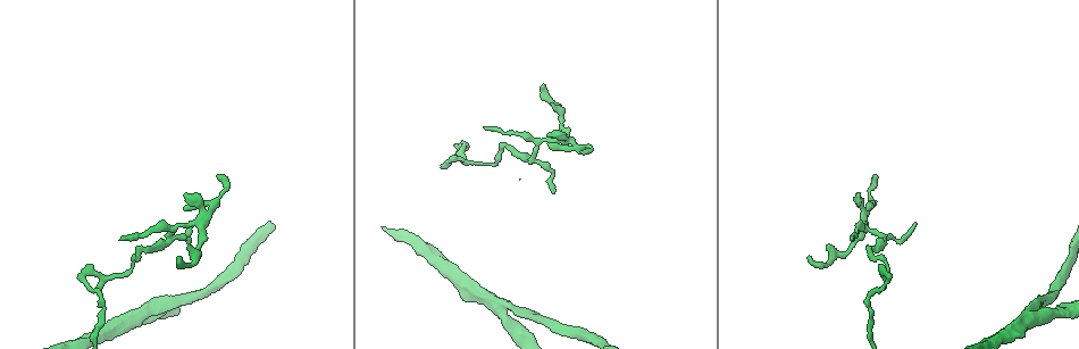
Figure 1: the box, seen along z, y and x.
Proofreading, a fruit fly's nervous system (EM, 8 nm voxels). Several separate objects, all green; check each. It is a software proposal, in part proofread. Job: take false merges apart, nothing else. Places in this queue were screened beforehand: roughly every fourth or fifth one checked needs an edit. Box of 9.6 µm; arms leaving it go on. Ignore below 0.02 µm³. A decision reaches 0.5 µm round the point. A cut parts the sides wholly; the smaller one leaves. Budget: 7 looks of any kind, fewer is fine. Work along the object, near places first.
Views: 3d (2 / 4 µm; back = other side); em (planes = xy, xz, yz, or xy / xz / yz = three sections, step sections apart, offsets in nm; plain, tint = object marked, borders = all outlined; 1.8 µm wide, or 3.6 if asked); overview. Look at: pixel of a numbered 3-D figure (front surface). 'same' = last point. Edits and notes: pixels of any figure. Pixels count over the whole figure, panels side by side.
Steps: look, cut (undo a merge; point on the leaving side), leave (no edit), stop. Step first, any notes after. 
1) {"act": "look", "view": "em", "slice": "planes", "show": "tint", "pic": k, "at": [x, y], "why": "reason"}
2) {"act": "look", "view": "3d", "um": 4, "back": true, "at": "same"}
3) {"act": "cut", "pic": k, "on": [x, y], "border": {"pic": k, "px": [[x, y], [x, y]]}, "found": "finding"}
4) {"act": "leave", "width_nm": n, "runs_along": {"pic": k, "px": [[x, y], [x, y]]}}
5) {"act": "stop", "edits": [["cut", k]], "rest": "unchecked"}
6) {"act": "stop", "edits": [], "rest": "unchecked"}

{"act": "look", "view": "3d", "um": 4, "pic": 1, "at": [1027, 319], "why": "side arm on a straight run"}

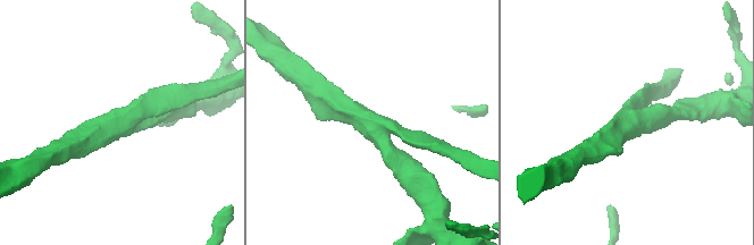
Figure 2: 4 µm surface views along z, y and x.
{"act": "look", "view": "em", "slice": "planes", "show": "tint", "pic": 2, "at": [374, 130], "arms": 3, "arm_widths_nm": [240, 300, 380], "why": "need the tissue"}

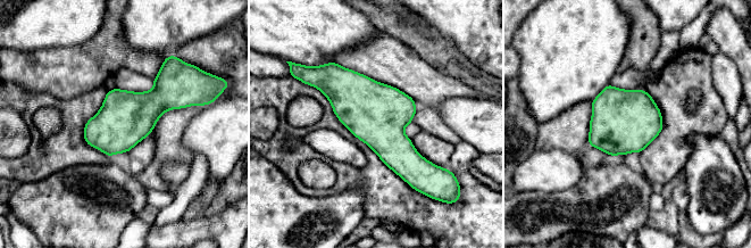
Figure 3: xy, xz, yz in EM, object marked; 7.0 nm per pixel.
{"act": "leave", "found": "continuous, no second neuron"}

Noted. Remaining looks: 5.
{"act": "look", "view": "em", "slice": "xz", "step": 16, "show": "tint", "pic": 1, "at": [883, 279], "why": "sharp bend"}

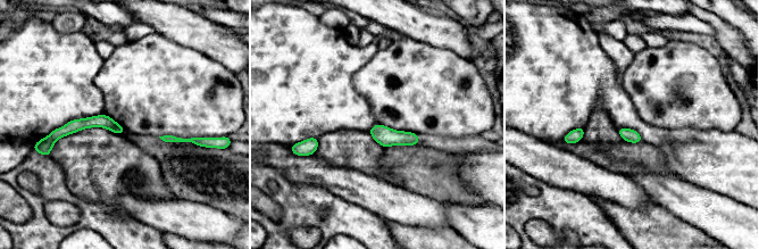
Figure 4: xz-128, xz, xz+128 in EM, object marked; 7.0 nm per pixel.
{"act": "leave", "runs_along": {"pic": 4, "px": [[121, 130], [88, 122], [58, 134]]}, "found": "continuous, no second neuron"}

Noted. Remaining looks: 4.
{"act": "look", "view": "3d", "um": 4, "pic": 1, "at": [880, 237], "why": "sharp bend"}

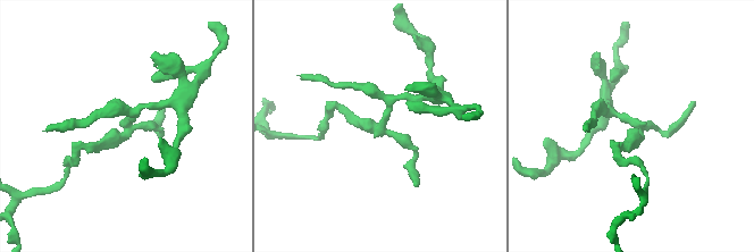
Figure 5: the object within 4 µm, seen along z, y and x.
{"act": "look", "view": "em", "um": 3.6, "slice": "planes", "show": "tint", "pic": 5, "at": [638, 128]}

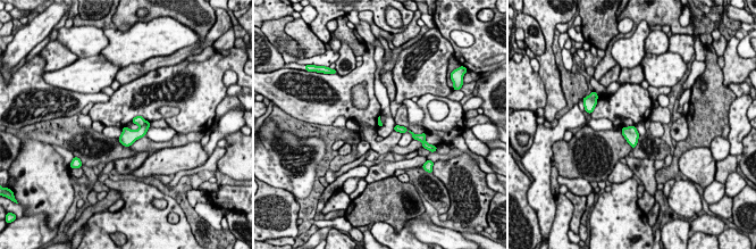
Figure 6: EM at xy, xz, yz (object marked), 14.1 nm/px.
{"act": "cut", "pic": 6, "on": [129, 135], "border": {"pic": 6, "px": [[146, 122], [140, 126]]}, "found": "two neurons meet here"}

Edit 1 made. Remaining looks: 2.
{"act": "stop", "edits": [["cut", 6]], "rest": "unchecked"}

